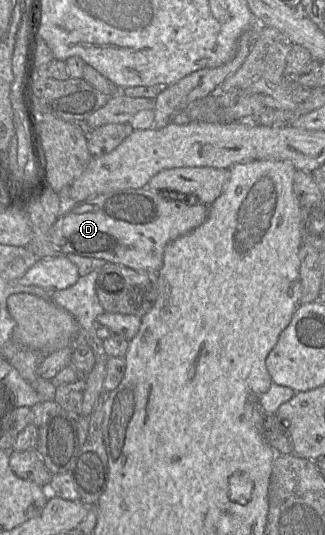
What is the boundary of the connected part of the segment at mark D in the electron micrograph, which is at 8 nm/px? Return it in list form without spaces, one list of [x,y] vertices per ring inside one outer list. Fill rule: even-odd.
[[[146,185],[138,189],[122,189],[98,194],[75,206],[64,207],[64,213],[51,229],[51,241],[55,245],[55,250],[103,259],[138,271],[158,271],[163,263],[166,246],[203,224],[209,209],[209,206],[204,204],[188,204],[184,194],[177,196],[171,192],[166,195],[167,197],[163,197],[157,190],[152,190]]]

